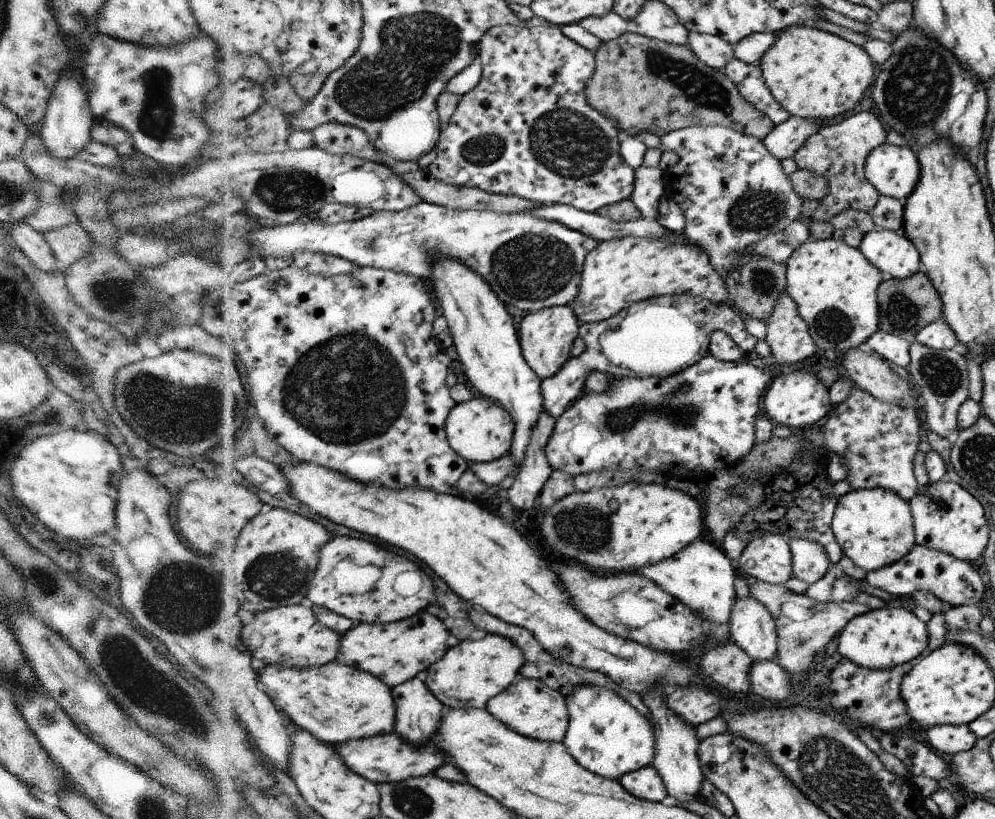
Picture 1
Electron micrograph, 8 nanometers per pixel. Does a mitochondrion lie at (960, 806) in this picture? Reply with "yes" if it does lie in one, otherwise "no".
no

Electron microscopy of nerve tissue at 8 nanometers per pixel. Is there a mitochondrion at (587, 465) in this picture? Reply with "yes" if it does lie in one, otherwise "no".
no

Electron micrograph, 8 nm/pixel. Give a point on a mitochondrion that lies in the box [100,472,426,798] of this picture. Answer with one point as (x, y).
(181, 599)

